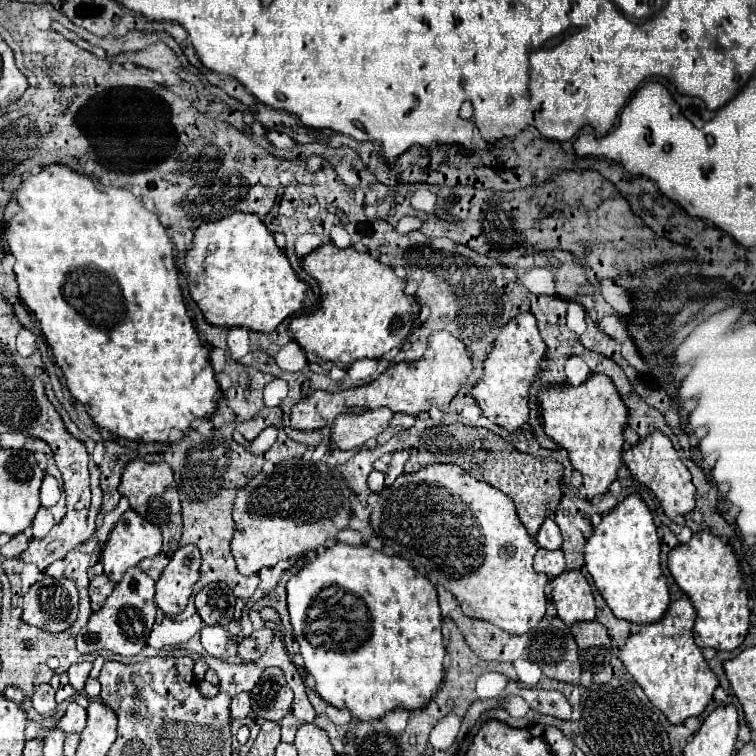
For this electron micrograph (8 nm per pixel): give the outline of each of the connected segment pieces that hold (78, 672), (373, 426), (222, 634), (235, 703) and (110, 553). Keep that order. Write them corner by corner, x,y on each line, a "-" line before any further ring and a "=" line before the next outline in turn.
84,662
84,664
74,664
68,668
68,676
70,676
70,686
80,692
88,680
88,674
92,670
92,664
90,662
=
376,408
366,410
360,414
346,412
340,414
334,424
330,426
330,448
338,450
352,450
356,446
366,444
380,432
384,432
390,424
390,418
394,414
388,408
=
204,626
202,634
200,634
202,646
210,656
222,656
226,652
226,628
218,628
218,626
=
240,692
232,698
232,706
230,706
230,716
232,718
246,718
250,714
250,694
248,692
=
126,510
124,516
118,520
118,524
112,528
110,538
108,538
106,546
104,546
104,556
102,556
104,574
114,584
118,584
128,568
134,568
144,558
156,556
160,550
162,550
162,534
160,534
160,530
154,524
150,524
148,520
144,520
142,516
138,516
134,510

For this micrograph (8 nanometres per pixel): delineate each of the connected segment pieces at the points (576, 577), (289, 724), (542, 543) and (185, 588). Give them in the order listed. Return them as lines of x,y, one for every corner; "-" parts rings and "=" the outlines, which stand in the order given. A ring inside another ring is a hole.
566,570
562,572
562,576
552,578
550,586
552,586
552,602
556,606
558,618
566,626
594,620
596,606
594,606
592,588
580,572
=
286,714
286,716
282,718
280,726
282,726
282,740
284,740
284,742
294,742
294,734
296,734
296,730
298,730
296,718
294,718
292,714
=
552,518
544,520
544,524
540,526
540,532
536,536
536,542
540,548
546,548
546,550
558,550
562,546
562,534
=
184,546
174,552
172,560
156,582
156,604
166,616
176,616
186,608
192,596
192,588
198,582
198,570
198,548

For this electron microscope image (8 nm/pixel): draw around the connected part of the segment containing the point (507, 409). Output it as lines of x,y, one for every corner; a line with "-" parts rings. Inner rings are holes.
522,312
514,316
508,324
500,328
498,338
492,344
484,360
484,374
472,386
470,394
480,406
482,414
506,428
508,432
518,432
522,424
528,422
528,390
540,372
540,364
544,360
544,340
536,328
536,320
530,312

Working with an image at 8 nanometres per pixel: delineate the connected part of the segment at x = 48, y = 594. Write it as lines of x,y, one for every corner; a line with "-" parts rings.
50,578
30,586
24,596
22,620
30,626
58,634
68,630
78,616
78,592
68,578

